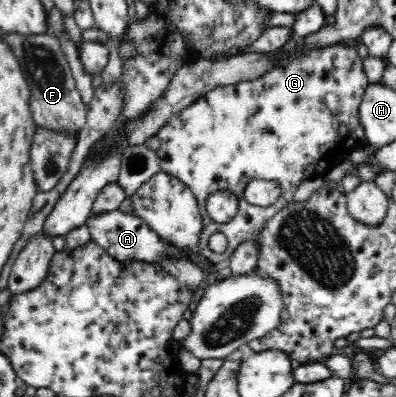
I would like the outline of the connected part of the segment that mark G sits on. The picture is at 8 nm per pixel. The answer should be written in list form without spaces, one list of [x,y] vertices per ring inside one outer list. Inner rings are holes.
[[[353,44],[336,45],[314,51],[303,59],[286,57],[285,62],[269,68],[269,72],[263,76],[213,88],[181,112],[172,114],[156,132],[160,142],[156,155],[160,168],[181,180],[197,197],[202,227],[195,250],[215,265],[226,263],[241,242],[255,237],[265,222],[291,201],[303,181],[317,176],[322,178],[330,168],[349,160],[353,149],[367,145],[359,122],[358,108],[368,86],[362,60]],[[253,180],[274,181],[280,189],[279,198],[269,207],[249,204],[244,193],[247,184]],[[218,191],[231,192],[239,200],[239,212],[235,218],[223,224],[213,222],[205,206],[209,196]],[[213,232],[223,232],[227,237],[228,245],[224,252],[214,253],[209,249],[207,242]]]

